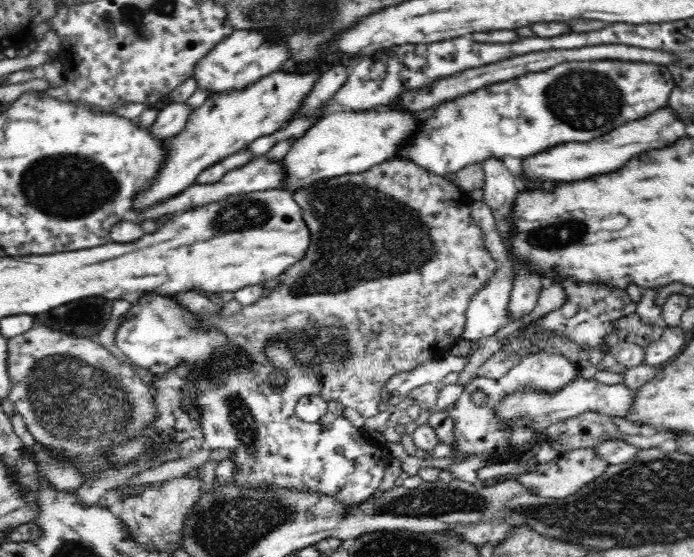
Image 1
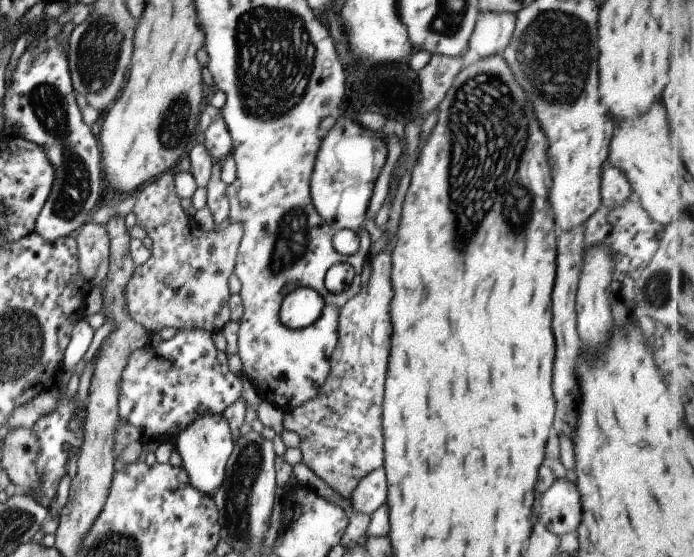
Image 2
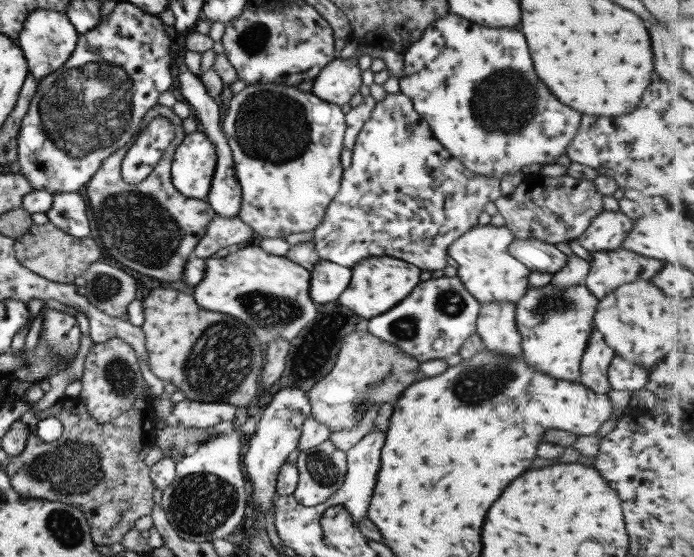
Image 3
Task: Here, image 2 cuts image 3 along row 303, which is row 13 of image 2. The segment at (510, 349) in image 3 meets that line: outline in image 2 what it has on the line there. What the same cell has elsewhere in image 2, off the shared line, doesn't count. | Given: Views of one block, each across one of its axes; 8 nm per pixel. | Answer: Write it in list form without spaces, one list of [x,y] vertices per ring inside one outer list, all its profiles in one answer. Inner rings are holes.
[[[510,13],[479,14],[468,48],[475,51],[479,59],[501,54],[510,42],[514,21],[515,16]]]

